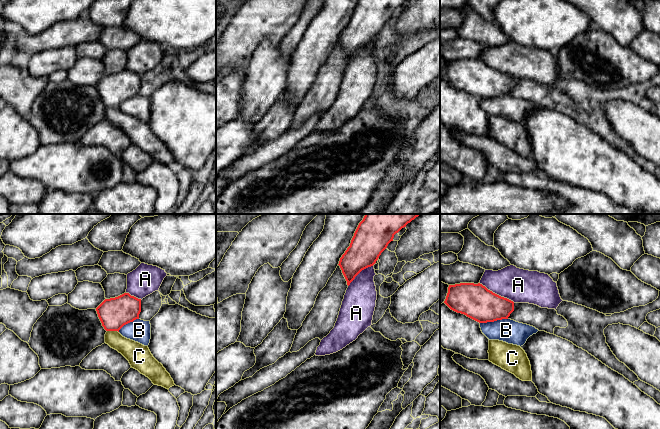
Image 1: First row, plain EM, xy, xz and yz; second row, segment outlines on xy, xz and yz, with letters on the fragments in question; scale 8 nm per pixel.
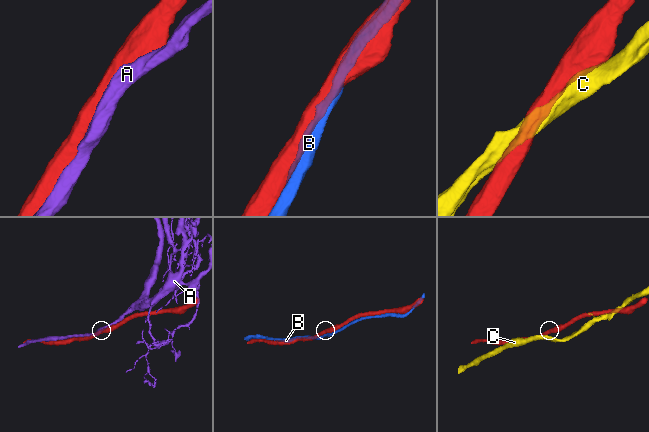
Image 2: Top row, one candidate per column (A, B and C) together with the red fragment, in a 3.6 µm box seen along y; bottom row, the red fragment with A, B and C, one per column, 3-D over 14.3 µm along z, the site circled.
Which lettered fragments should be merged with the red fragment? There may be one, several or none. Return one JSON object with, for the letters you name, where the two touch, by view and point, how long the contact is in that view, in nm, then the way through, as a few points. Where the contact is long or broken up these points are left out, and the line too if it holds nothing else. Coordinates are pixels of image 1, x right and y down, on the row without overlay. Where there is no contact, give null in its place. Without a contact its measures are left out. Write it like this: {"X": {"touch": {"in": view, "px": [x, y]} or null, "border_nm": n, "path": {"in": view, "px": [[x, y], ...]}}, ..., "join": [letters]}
{"join": []}

